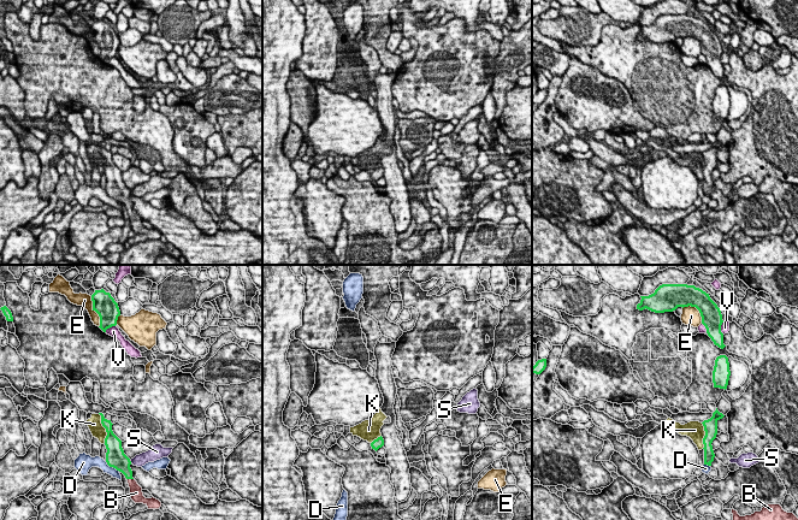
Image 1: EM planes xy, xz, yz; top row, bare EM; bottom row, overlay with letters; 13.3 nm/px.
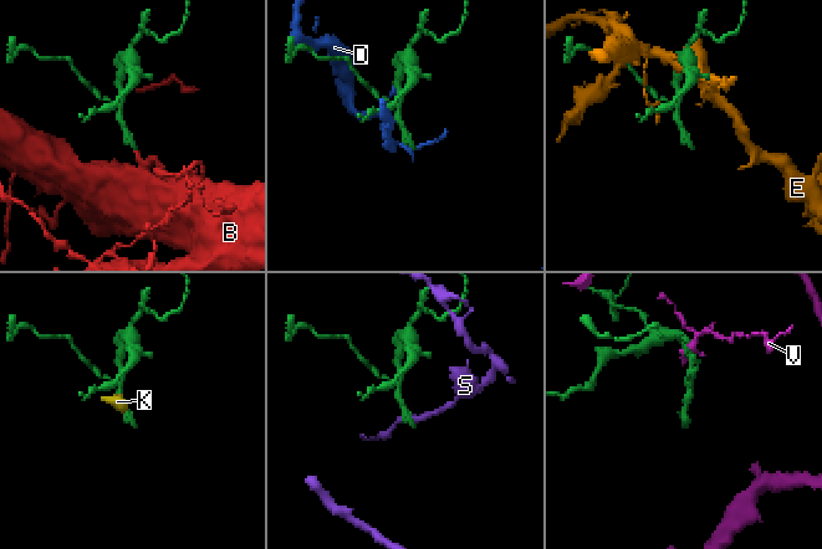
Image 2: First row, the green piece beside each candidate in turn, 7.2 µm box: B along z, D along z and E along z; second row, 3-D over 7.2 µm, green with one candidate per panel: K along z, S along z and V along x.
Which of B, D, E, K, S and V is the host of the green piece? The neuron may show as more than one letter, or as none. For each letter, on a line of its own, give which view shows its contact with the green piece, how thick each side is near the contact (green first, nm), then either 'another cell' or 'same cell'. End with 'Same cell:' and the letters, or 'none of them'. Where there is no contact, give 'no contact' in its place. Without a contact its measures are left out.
B: meets green in xy; 220 nm thick on the green side, 160 nm on the other; same cell
D: meets green in xy; 260 nm thick on the green side, 140 nm on the other; another cell
E: meets green in xy; 300 nm thick on the green side, 170 nm on the other; another cell
K: meets green in xy; 200 nm thick on the green side, 190 nm on the other; another cell
S: meets green in xy; 260 nm thick on the green side, 160 nm on the other; another cell
V: meets green in yz; 280 nm thick on the green side, 130 nm on the other; another cell
Same cell: B

